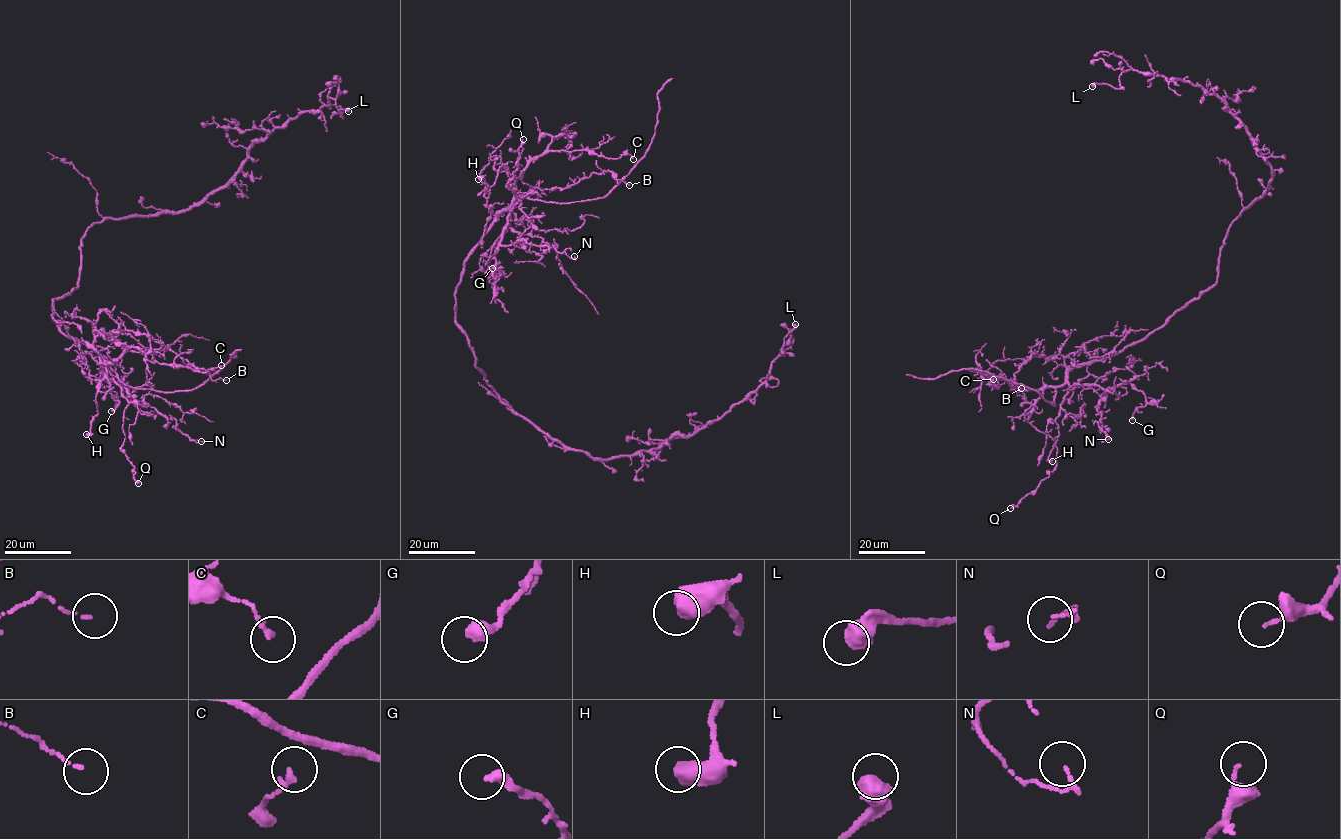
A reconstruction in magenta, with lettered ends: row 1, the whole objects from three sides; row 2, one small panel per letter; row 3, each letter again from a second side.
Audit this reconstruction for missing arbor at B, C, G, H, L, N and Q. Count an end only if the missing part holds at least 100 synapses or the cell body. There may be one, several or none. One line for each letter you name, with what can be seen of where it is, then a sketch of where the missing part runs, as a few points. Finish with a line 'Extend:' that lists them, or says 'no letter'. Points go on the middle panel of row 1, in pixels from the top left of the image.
Extend: no letter

